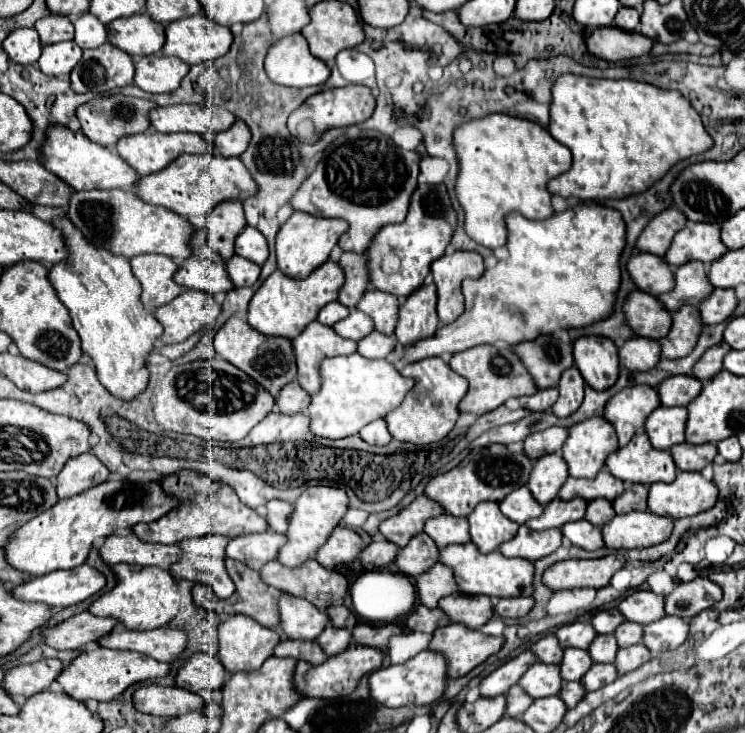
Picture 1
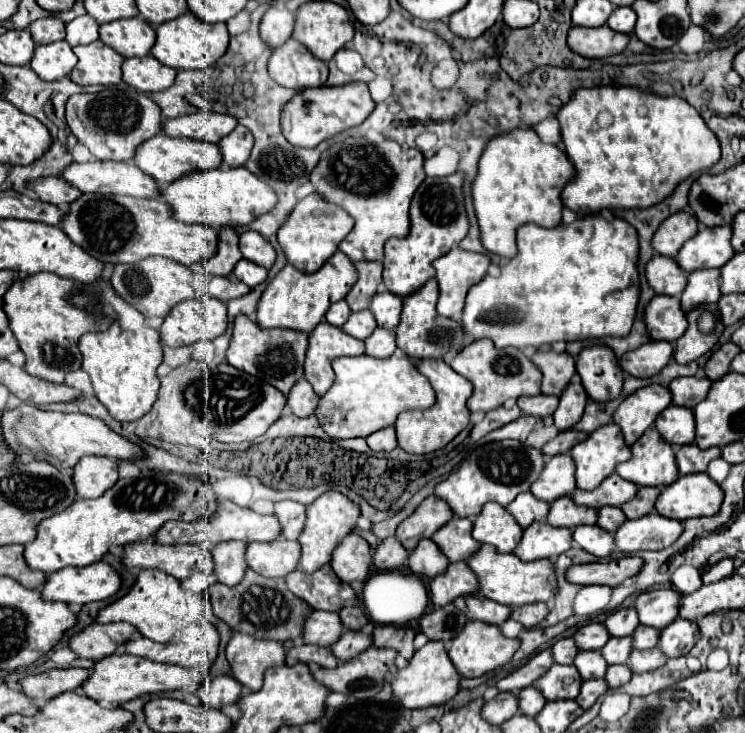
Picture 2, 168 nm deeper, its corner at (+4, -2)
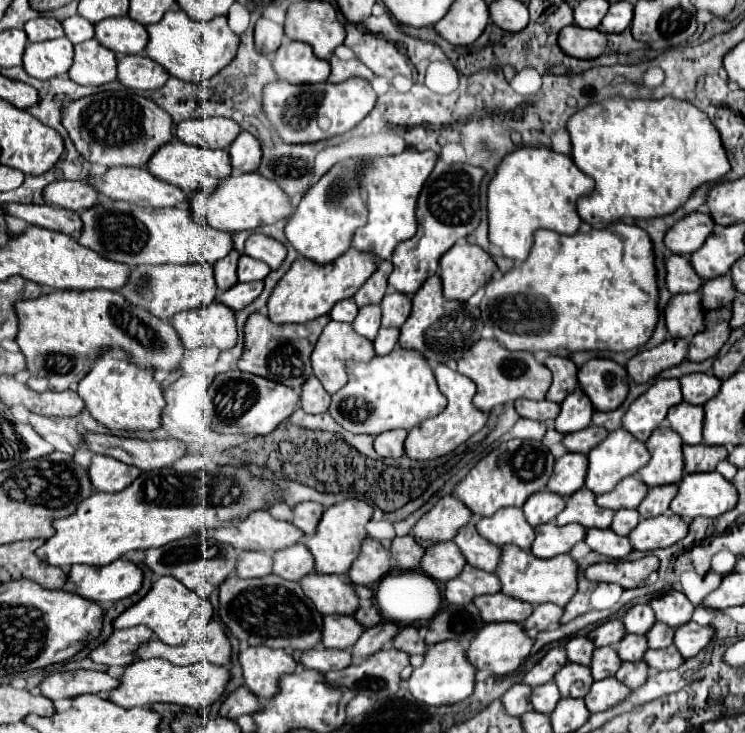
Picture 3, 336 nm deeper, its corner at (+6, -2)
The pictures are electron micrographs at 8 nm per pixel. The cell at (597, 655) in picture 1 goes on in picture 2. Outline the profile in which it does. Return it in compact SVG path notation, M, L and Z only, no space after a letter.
M611 637L605 647L601 647L601 655L603 659L611 665L611 663L627 663L629 651L631 651L631 639L629 637Z

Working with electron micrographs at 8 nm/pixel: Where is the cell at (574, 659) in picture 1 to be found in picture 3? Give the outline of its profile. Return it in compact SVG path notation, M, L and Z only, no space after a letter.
M599 647L593 655L593 663L591 663L591 671L593 671L593 679L605 679L605 677L613 677L619 667L621 667L621 659L617 655L615 647Z

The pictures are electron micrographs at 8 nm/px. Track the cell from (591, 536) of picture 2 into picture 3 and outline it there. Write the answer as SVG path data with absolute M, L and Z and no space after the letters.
M595 529L595 531L587 531L585 543L595 551L601 553L605 557L611 559L625 559L631 551L633 545L627 537L617 535L613 529Z

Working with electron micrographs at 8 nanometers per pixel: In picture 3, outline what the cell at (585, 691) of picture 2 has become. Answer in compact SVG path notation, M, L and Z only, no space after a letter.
M607 677L601 681L595 681L589 695L585 697L585 703L591 713L607 711L619 703L623 703L631 695L631 687L625 683L619 683L615 677Z

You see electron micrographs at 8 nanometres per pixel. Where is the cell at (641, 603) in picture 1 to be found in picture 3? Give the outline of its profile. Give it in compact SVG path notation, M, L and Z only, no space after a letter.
M669 591L661 597L651 599L651 607L655 611L657 621L663 621L671 627L681 627L687 623L687 619L691 619L695 607L693 603L681 593L681 591Z

